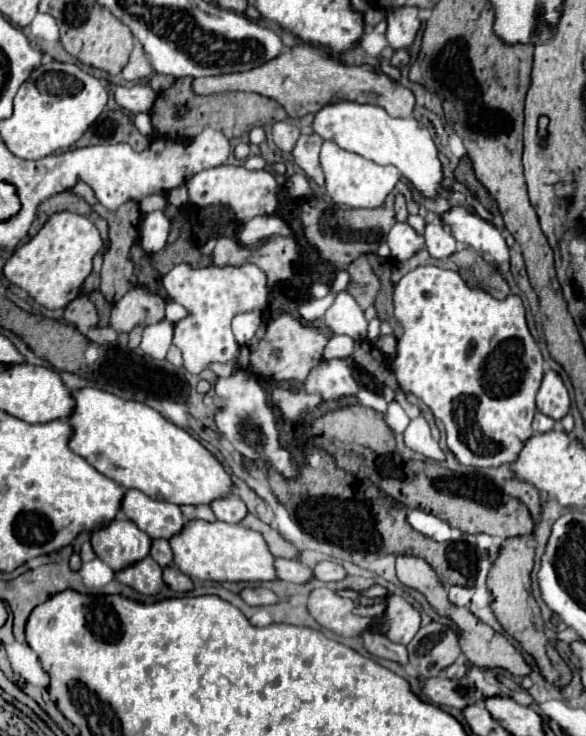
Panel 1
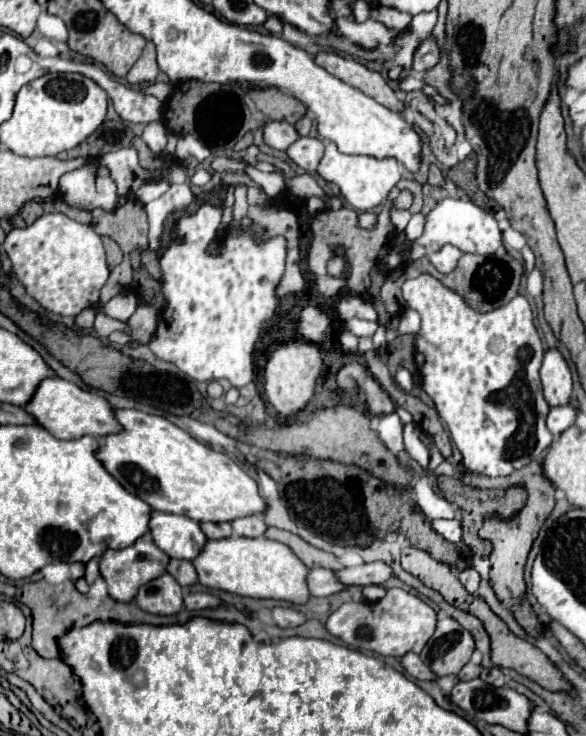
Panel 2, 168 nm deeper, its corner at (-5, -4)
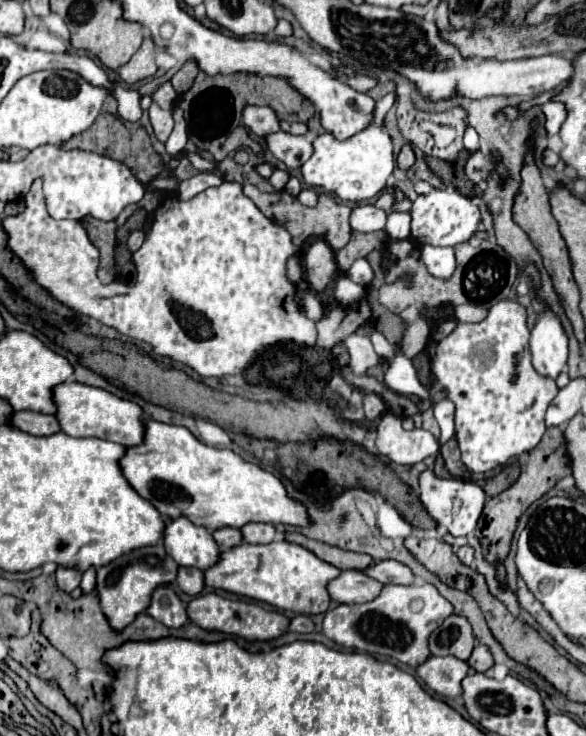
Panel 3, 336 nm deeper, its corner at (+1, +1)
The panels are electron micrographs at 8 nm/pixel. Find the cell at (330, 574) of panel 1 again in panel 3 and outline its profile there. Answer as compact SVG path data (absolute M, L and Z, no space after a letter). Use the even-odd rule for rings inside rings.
M378 561L374 567L366 569L366 575L372 579L378 579L380 583L394 583L394 585L412 585L414 583L414 573L410 567L398 563L398 561Z

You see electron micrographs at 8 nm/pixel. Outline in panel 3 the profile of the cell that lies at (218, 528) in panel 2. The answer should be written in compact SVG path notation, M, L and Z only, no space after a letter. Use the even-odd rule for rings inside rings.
M224 527L224 529L216 529L214 533L216 543L220 545L220 549L228 551L232 547L238 547L242 543L242 531L240 529L232 529L232 527Z

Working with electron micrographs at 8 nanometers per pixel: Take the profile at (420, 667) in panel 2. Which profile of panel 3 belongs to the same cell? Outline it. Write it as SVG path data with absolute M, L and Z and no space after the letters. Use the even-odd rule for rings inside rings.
M452 655L448 657L430 657L426 663L418 665L416 671L424 683L442 697L460 697L462 679L468 675L470 665Z

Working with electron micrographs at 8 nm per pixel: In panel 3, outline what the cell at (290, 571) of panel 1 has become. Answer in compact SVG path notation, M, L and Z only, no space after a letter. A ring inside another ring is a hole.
M342 571L340 577L330 581L328 591L336 603L366 603L376 599L382 587L380 581L364 575L364 571Z

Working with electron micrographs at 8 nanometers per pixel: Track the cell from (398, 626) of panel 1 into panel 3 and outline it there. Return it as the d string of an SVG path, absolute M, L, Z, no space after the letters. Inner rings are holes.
M430 583L410 587L384 585L382 593L374 601L360 605L338 605L330 609L324 615L324 635L340 647L364 651L370 655L386 655L416 667L430 657L430 633L452 613L452 603L444 599Z

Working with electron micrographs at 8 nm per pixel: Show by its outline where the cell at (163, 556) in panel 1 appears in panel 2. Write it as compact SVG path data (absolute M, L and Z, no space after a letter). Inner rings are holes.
M170 558L166 570L168 570L170 576L174 576L174 580L180 586L190 586L190 584L196 582L196 570L194 570L190 560L174 560L174 558Z

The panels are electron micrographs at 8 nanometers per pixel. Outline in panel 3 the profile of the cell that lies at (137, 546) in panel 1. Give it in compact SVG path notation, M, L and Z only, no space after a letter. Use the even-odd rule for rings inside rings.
M158 543L156 547L142 547L134 549L116 561L112 561L106 567L98 569L98 597L100 597L100 607L108 619L108 625L114 631L122 631L136 619L136 615L144 613L150 607L150 599L156 587L160 585L174 585L176 575L178 575L180 565L164 551L164 545Z

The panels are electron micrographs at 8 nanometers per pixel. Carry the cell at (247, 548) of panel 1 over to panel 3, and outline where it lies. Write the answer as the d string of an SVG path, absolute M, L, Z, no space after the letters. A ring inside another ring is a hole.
M268 543L268 545L240 545L220 555L220 561L204 571L206 585L264 601L276 609L292 611L296 615L320 615L330 609L330 595L326 585L340 575L340 571L318 559L312 551L296 543Z

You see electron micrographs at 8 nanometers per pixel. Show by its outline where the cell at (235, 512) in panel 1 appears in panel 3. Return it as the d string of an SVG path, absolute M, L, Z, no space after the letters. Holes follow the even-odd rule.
M248 523L242 527L242 535L246 543L258 545L258 543L272 543L274 541L274 525L270 523Z

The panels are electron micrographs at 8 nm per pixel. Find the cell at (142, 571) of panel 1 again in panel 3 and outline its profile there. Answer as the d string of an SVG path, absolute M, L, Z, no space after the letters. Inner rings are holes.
M158 587L152 595L152 603L146 613L152 615L156 621L164 623L166 627L174 627L174 629L188 623L186 607L178 599L178 595L172 587Z

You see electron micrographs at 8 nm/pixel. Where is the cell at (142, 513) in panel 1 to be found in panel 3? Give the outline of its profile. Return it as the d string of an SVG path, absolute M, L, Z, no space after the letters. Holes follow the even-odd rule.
M186 517L168 521L164 547L180 567L196 567L200 571L214 567L222 553L218 543L212 539L212 533L206 527L190 523Z

